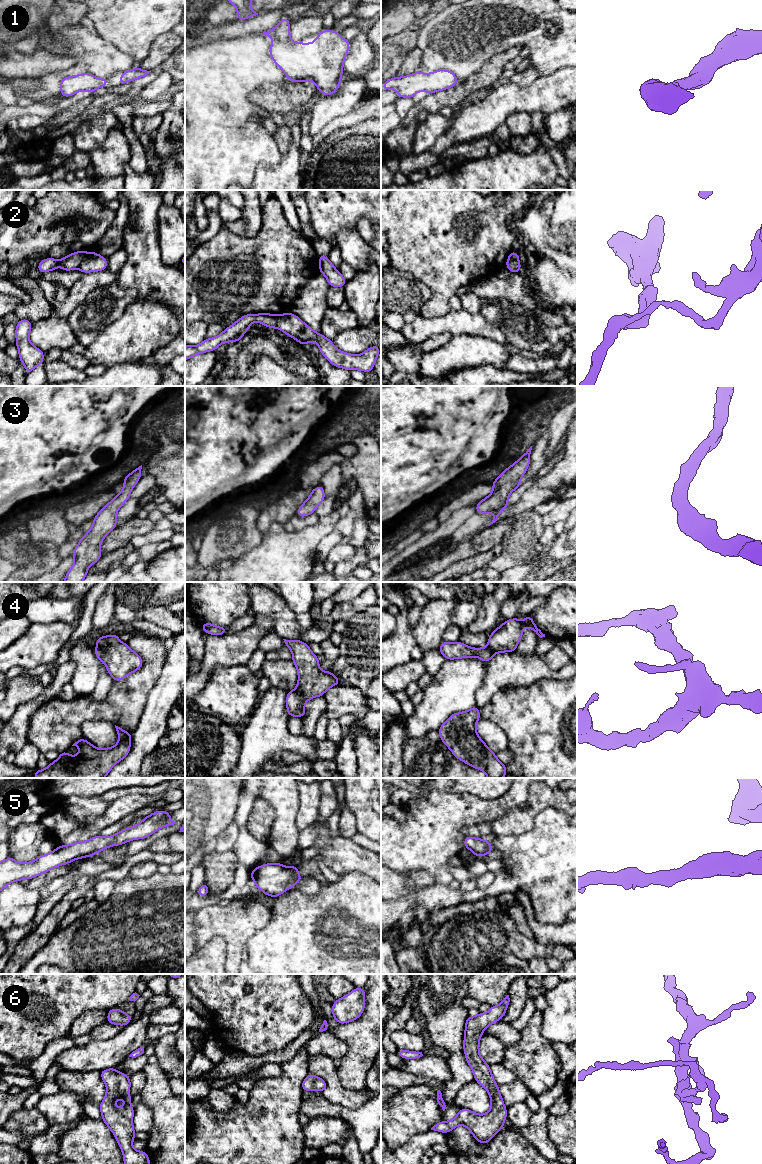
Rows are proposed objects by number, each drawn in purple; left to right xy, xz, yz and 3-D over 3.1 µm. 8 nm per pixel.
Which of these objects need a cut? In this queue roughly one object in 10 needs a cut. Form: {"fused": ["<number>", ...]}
{"fused": ["2"]}

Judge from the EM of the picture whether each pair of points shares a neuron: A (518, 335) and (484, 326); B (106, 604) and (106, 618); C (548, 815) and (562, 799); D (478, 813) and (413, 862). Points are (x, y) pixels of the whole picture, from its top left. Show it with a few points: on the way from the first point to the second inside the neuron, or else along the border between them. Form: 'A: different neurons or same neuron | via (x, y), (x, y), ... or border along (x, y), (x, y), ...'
A: different neurons | border along (483, 317), (495, 323), (502, 330), (507, 343)
B: same neuron | via (106, 607), (106, 615)
C: different neurons | border along (542, 809), (554, 807), (566, 815)
D: same neuron | via (462, 813), (429, 846)

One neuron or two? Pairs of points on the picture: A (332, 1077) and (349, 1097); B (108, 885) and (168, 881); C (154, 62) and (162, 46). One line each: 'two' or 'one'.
A: one
B: two
C: one

